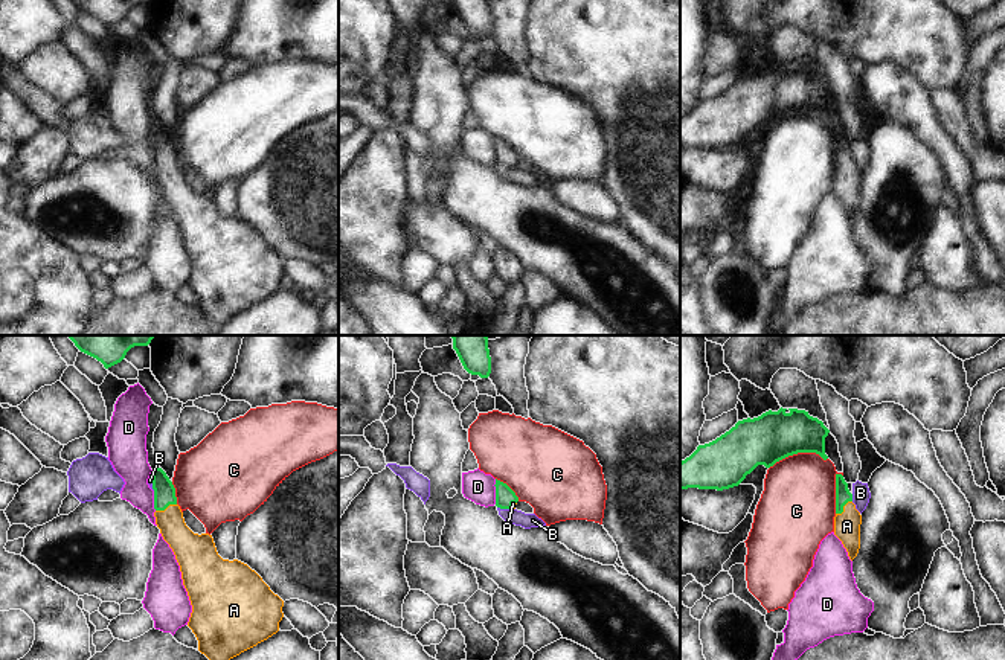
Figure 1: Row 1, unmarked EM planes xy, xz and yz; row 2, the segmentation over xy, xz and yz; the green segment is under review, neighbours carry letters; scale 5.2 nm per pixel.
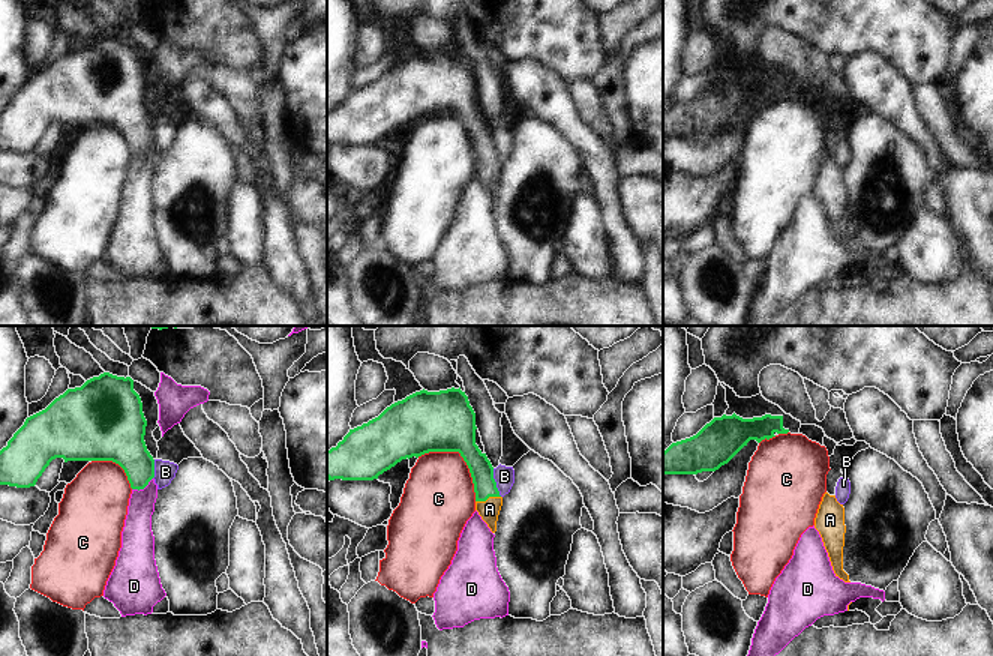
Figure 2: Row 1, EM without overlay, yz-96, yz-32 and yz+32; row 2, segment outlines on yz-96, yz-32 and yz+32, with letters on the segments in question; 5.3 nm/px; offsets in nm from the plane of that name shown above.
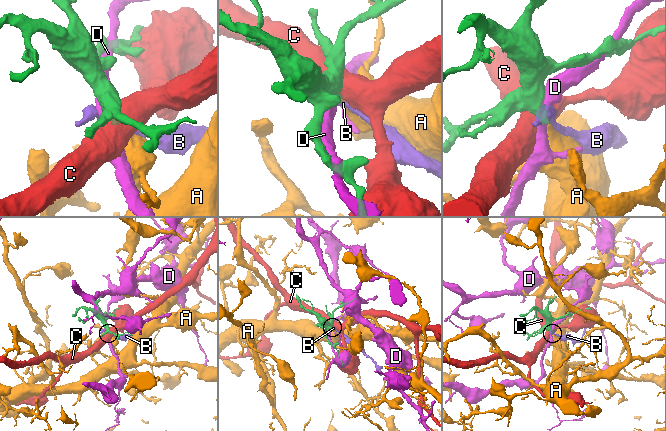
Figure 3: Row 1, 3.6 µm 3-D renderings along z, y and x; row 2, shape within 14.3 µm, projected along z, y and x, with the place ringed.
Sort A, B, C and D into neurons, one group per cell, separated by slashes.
A / B / C / D

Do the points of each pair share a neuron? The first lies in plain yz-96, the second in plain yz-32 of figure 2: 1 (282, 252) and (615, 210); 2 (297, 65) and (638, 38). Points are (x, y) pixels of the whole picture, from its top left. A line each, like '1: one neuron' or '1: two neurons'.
1: one neuron
2: two neurons

